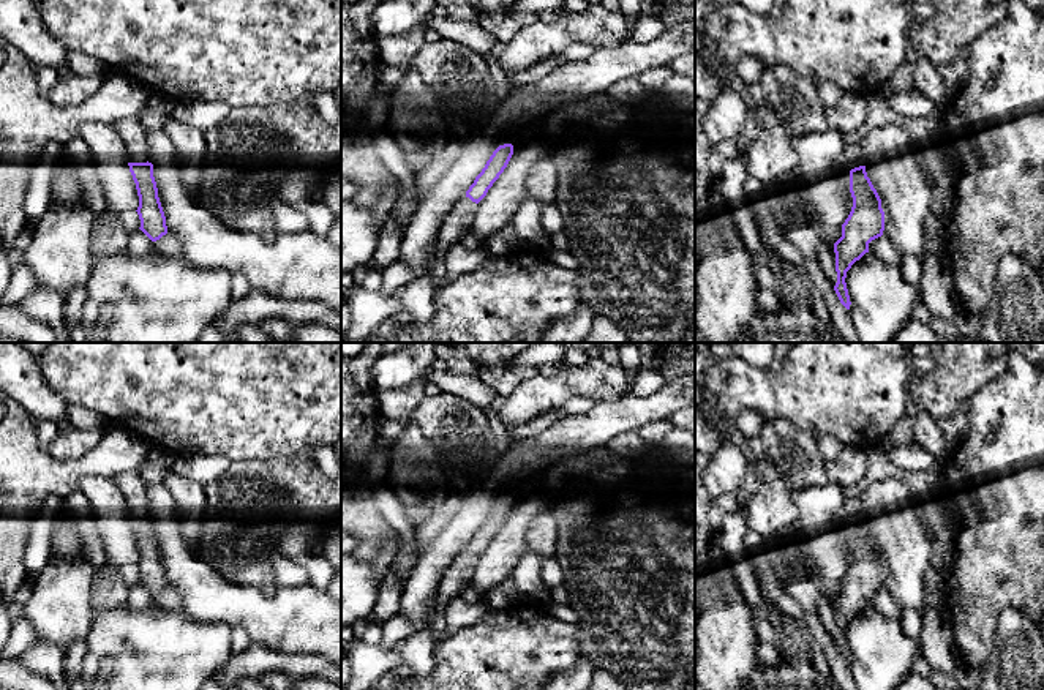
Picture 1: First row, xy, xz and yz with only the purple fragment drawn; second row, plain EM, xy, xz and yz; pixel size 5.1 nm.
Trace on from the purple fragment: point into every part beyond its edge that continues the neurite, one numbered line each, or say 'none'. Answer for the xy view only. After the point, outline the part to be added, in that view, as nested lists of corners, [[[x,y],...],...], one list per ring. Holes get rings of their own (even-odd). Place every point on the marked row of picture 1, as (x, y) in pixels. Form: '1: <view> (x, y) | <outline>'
1: xy (133, 133) | [[[139,117],[125,118],[112,125],[122,136],[130,163],[147,163],[148,147],[145,139],[145,128],[141,125]]]

